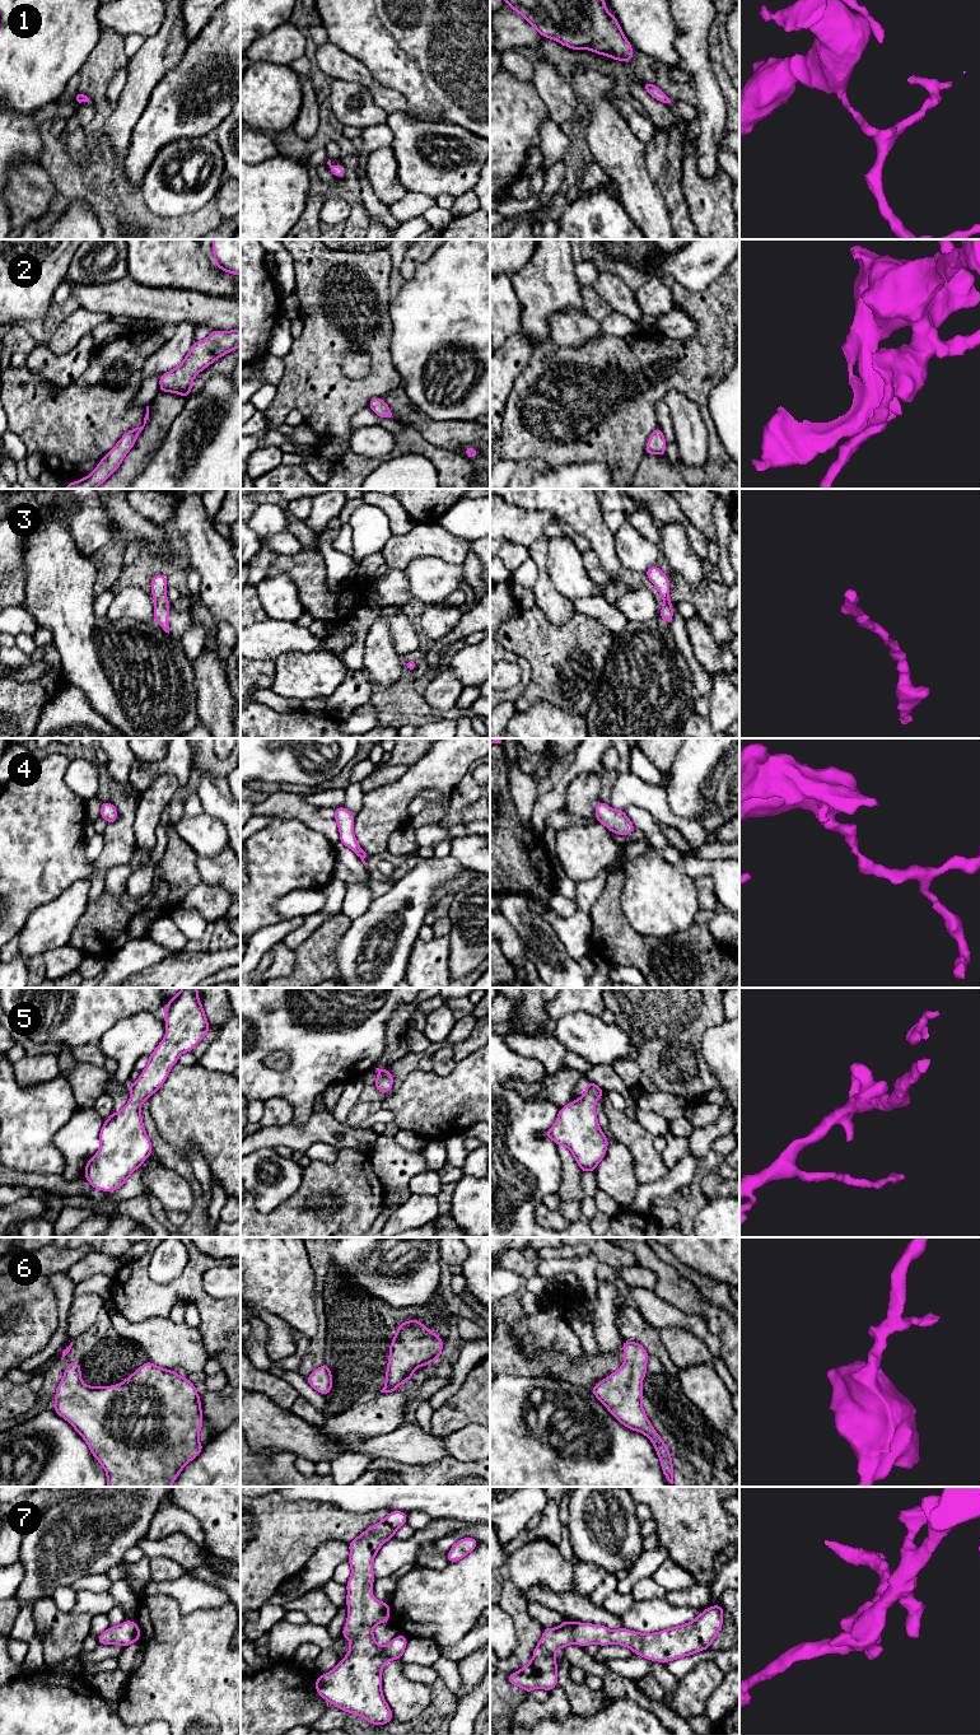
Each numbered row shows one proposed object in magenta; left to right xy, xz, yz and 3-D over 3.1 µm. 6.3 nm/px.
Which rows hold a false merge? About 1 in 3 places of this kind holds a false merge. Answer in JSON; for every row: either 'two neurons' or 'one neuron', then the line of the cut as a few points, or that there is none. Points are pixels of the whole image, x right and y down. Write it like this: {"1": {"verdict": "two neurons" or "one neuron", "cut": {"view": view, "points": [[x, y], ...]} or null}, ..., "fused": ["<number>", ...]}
{"1": {"verdict": "one neuron", "cut": null}, "2": {"verdict": "one neuron", "cut": null}, "3": {"verdict": "one neuron", "cut": null}, "4": {"verdict": "one neuron", "cut": null}, "5": {"verdict": "one neuron", "cut": null}, "6": {"verdict": "one neuron", "cut": null}, "7": {"verdict": "one neuron", "cut": null}, "fused": []}

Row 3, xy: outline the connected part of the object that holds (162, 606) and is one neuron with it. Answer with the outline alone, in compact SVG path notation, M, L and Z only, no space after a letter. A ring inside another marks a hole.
M154 574L151 579L151 596L155 600L154 620L157 620L162 629L169 634L168 616L171 603L167 600L167 577Z

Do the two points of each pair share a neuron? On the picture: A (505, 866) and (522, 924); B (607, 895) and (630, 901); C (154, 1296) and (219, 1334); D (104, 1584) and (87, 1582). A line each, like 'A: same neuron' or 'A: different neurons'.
A: different neurons
B: different neurons
C: same neuron
D: same neuron

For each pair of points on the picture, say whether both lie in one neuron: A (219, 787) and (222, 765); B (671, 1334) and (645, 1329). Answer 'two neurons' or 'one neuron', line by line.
A: two neurons
B: two neurons

